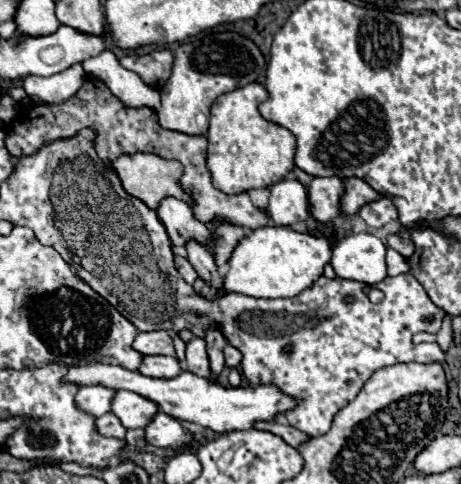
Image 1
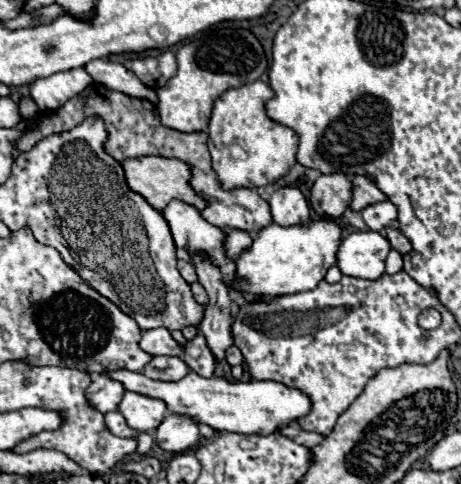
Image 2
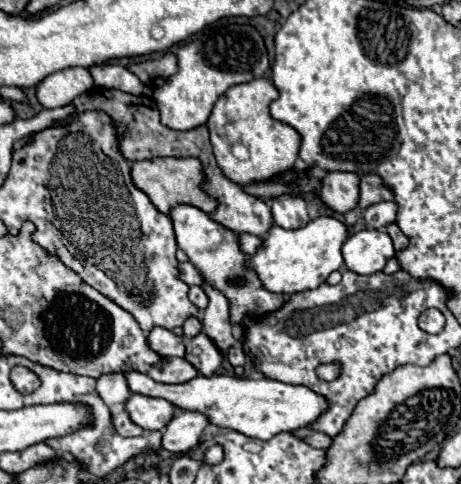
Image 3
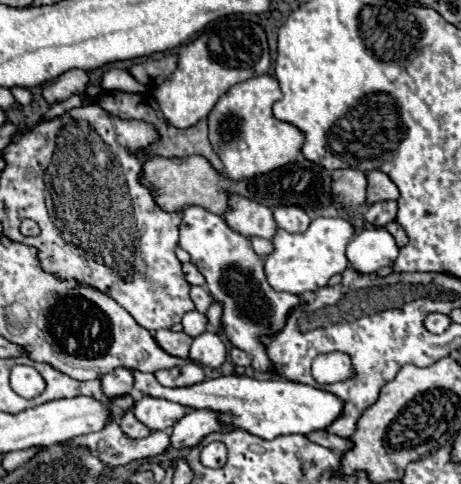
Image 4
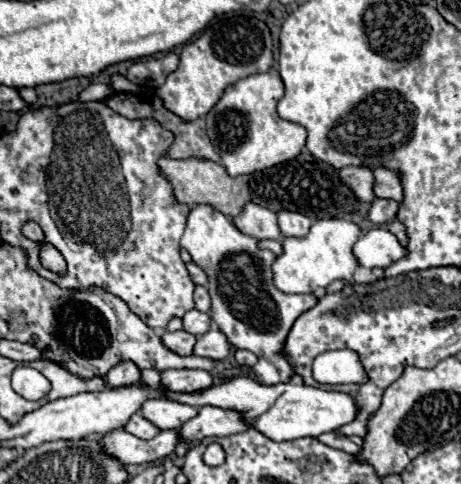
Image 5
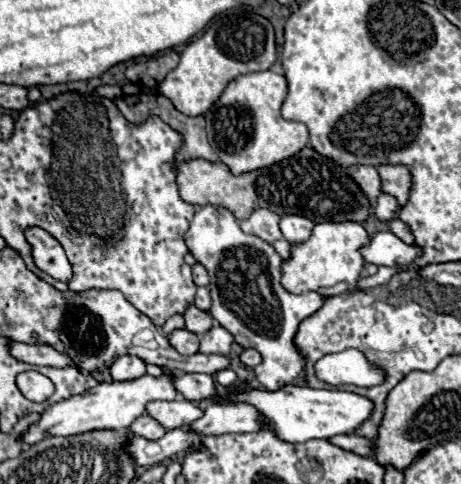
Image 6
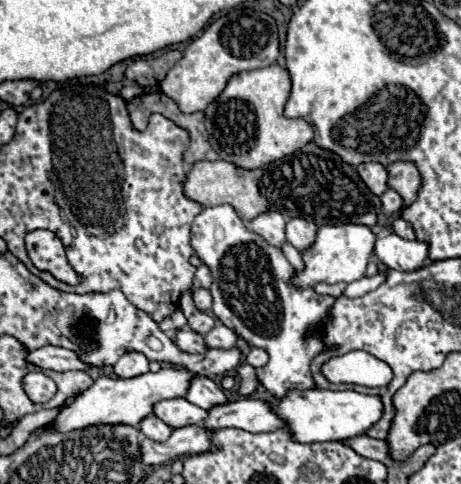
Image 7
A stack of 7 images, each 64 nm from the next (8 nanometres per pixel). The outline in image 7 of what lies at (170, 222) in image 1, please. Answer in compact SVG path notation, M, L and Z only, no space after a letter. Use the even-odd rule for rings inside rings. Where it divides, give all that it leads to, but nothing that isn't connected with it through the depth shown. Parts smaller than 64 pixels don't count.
M228 204L204 208L194 218L190 244L196 256L212 272L210 294L214 298L214 316L250 346L268 352L268 364L256 370L262 386L276 398L284 396L288 388L314 388L310 362L324 348L318 328L324 324L334 298L320 296L312 288L292 288L292 284L288 284L292 266L284 254L278 248L272 248L262 236L248 232Z

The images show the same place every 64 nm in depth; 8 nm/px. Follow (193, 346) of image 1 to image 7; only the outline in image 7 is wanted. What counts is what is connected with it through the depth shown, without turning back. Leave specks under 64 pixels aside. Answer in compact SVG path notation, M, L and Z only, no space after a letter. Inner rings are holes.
M220 322L204 336L204 342L206 342L208 350L212 350L212 348L228 350L228 348L232 348L236 344L236 340L238 340L238 336L230 328L220 324Z

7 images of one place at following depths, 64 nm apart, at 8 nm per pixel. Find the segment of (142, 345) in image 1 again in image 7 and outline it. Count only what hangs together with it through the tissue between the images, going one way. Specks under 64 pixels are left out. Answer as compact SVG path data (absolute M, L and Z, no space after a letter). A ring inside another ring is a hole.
M182 328L176 332L174 336L174 344L182 350L182 352L188 352L188 354L196 354L196 352L206 352L204 348L204 338L190 330L190 328Z

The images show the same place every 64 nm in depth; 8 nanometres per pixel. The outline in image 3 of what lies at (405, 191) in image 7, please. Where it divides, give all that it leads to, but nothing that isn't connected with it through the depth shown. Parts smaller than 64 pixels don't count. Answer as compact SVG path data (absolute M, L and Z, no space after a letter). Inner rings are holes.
M362 174L360 176L360 200L358 206L364 210L380 200L392 200L392 192L380 184L380 176L376 174Z

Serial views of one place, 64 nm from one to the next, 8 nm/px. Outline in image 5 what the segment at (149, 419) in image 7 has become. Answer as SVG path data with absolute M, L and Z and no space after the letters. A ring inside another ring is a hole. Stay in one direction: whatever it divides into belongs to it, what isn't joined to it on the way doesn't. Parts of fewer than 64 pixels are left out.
M138 412L128 420L128 424L124 426L124 430L130 432L130 434L134 434L134 436L138 436L138 438L144 438L144 440L148 440L148 438L156 436L156 432L160 432L154 424L150 424L148 420L144 420Z

